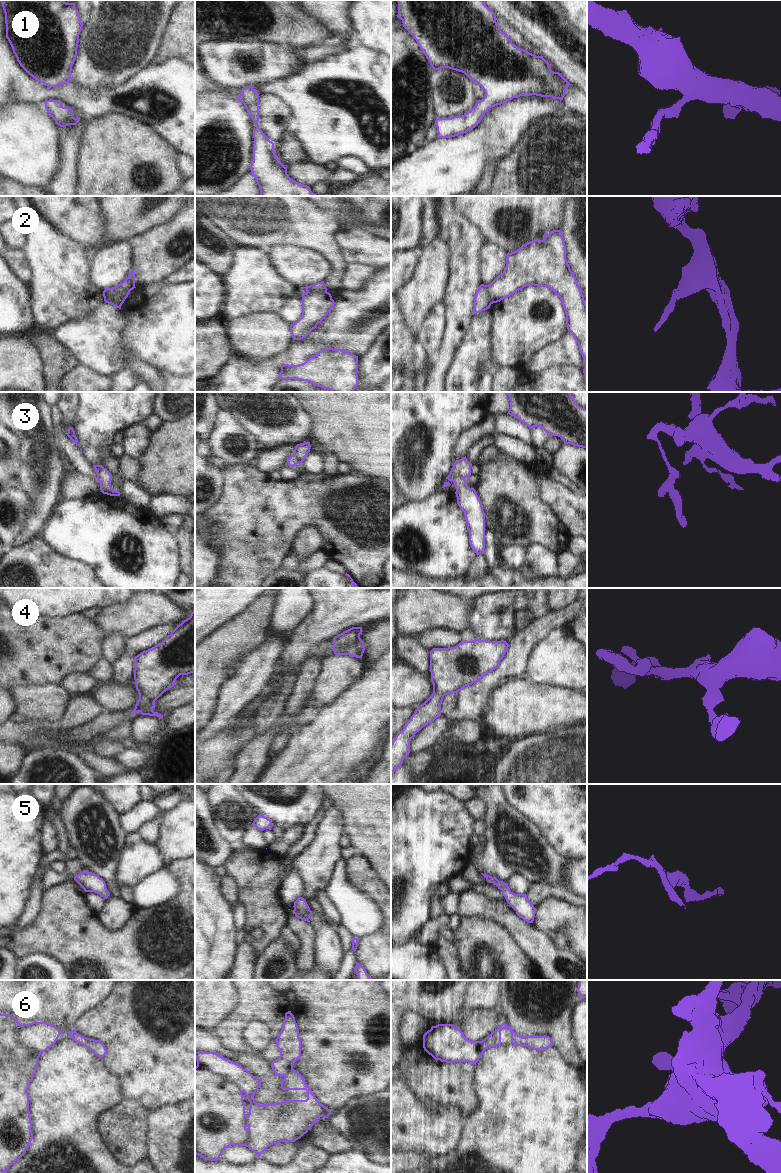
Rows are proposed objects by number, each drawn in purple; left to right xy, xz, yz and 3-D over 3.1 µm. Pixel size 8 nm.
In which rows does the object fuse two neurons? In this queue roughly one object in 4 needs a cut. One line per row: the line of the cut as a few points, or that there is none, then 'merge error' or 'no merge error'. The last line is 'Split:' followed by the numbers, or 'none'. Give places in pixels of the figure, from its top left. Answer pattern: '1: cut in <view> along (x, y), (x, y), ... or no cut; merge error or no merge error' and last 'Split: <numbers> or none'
1: no cut; no merge error
2: cut in xy along (129, 290), (121, 290), (104, 298); merge error
3: cut in yz along (463, 477), (456, 477), (453, 480); merge error
4: no cut; no merge error
5: no cut; no merge error
6: no cut; no merge error
Split: 2, 3

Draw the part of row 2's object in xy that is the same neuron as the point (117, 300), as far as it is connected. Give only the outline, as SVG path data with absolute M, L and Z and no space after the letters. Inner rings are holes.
M129 290L121 291L109 298L104 298L104 301L115 306L116 308L121 309L121 306L124 303L125 299L128 297L129 293Z

